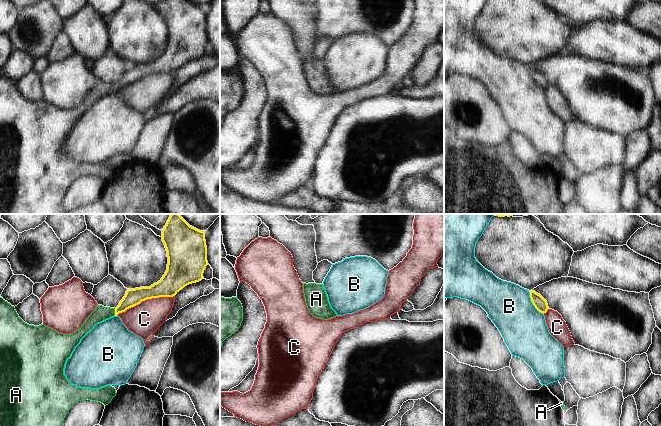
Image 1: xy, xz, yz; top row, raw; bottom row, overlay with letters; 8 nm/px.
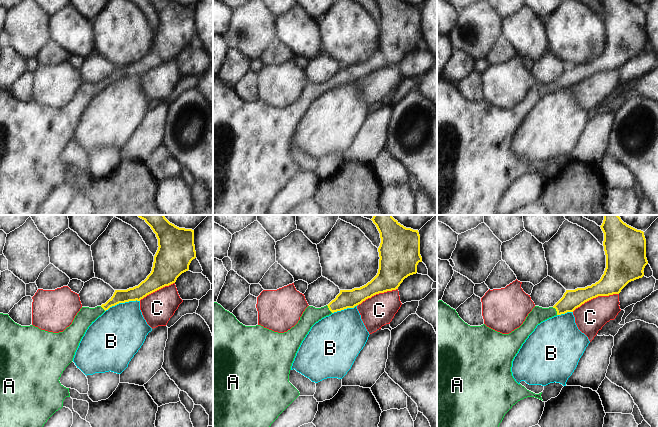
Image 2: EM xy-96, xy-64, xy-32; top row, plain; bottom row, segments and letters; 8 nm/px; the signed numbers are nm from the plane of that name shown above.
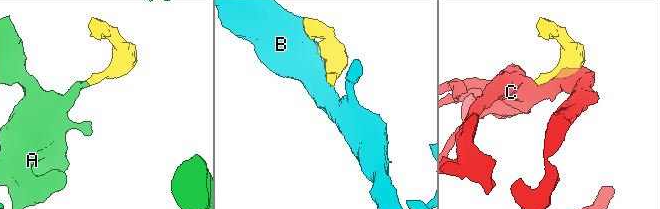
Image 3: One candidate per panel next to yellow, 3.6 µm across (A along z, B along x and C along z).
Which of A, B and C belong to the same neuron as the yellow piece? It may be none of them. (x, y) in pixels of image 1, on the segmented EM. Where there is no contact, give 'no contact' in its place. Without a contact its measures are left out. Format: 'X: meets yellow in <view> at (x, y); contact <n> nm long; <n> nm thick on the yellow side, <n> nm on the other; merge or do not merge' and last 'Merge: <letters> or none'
A: meets yellow in xy at (115, 312); contact 60 nm long; 140 nm thick on the yellow side, 120 nm on the other; merge
B: meets yellow in yz at (533, 304); contact 220 nm long; 100 nm thick on the yellow side, 360 nm on the other; do not merge
C: meets yellow in xy at (145, 299); contact 500 nm long; 170 nm thick on the yellow side, 260 nm on the other; do not merge
Merge: A

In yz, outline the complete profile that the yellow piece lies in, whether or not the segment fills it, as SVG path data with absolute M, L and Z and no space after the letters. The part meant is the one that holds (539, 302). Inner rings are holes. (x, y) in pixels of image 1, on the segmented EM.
M531 291L530 298L533 305L539 312L543 314L547 312L549 309L547 301L540 294L536 293L535 291Z

